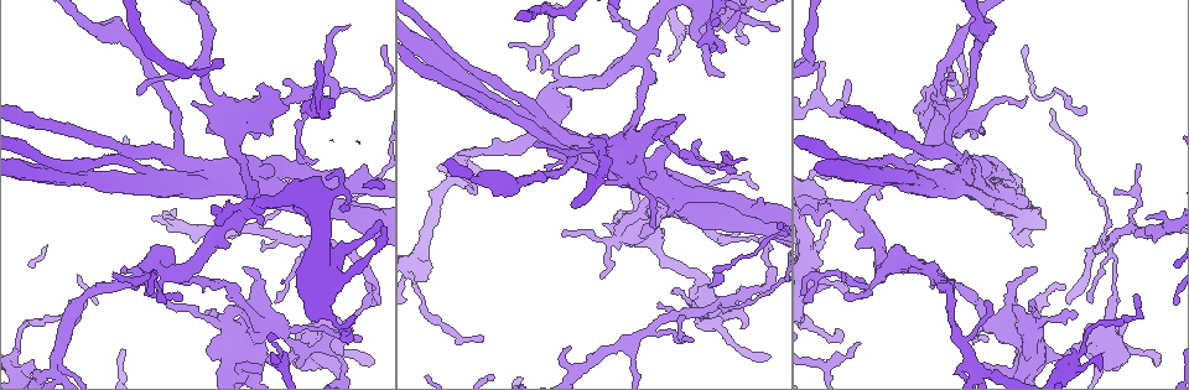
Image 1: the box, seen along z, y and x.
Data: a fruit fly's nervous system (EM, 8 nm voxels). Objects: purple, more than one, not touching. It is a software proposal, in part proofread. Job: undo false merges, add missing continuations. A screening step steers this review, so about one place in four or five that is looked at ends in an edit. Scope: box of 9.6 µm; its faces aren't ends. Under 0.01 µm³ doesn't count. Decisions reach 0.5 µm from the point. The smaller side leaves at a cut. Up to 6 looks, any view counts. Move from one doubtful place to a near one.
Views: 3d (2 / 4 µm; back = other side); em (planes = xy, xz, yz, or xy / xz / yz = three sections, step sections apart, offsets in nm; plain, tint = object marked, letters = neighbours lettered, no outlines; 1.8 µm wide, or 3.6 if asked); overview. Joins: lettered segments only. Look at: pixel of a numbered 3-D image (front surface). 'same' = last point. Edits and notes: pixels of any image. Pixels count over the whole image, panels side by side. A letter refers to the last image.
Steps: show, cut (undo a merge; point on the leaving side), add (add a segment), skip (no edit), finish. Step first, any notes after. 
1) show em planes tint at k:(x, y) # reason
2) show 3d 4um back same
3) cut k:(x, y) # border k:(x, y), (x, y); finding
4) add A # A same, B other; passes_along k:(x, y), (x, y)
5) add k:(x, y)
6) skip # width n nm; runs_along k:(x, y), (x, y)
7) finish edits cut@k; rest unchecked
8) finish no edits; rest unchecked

show 3d 4um at 1:(1111, 301) # calibre changes

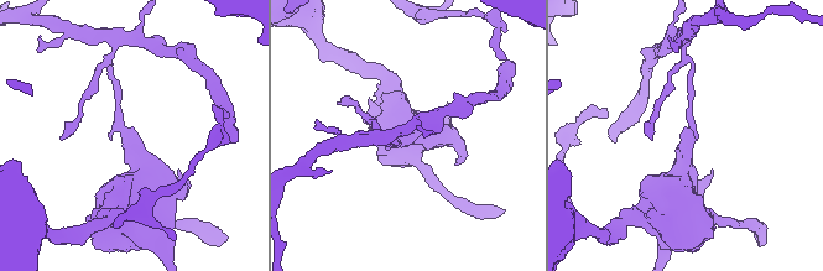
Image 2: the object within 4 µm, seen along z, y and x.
show em yz step 8 tint at 2:(406, 140) # need the tissue

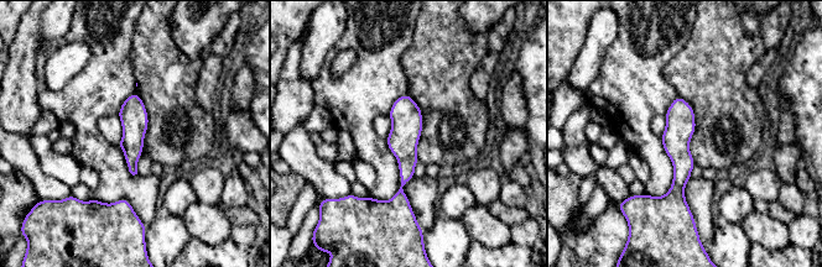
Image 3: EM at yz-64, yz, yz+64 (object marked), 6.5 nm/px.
show em planes letters same # another direction

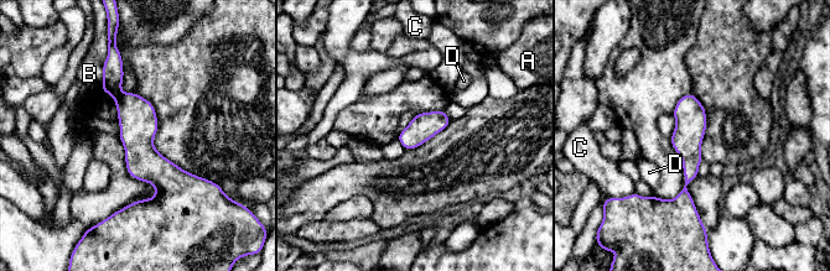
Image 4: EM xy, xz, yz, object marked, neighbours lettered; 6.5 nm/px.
cut 4:(113, 73) # width 180 nm; A other, B other, C other, D other; border 4:(123, 93), (115, 99); a second neuron is stuck on

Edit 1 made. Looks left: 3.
show overview

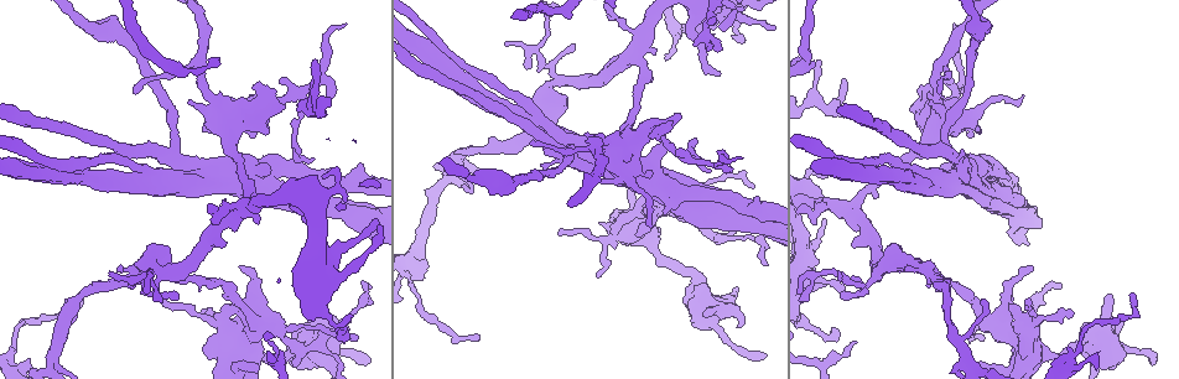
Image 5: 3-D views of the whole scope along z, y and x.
show em xz step 8 tint at 5:(164, 274) # thin neck

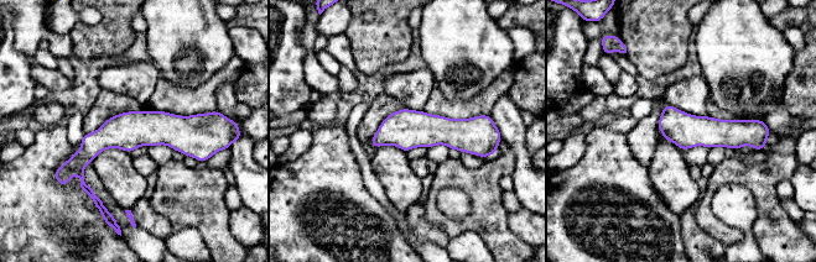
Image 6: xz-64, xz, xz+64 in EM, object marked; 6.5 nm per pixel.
show em planes letters same # cut it another way

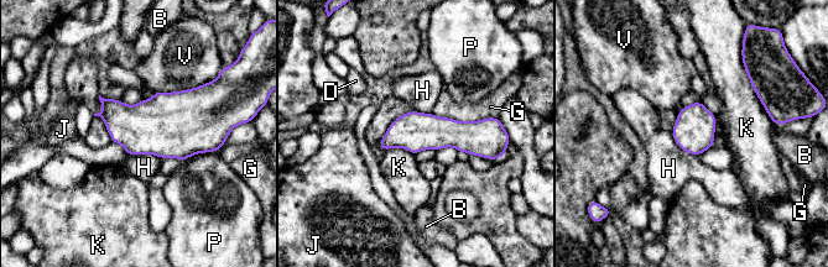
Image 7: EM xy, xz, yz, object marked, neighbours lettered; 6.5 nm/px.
skip # width 260 nm; B other, D other, G other, H other, J other, K other, P other, V other; border 7:(670, 131), (683, 151), (698, 156); continuous, no second neuron

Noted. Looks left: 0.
finish edits cut@4; rest unchecked

